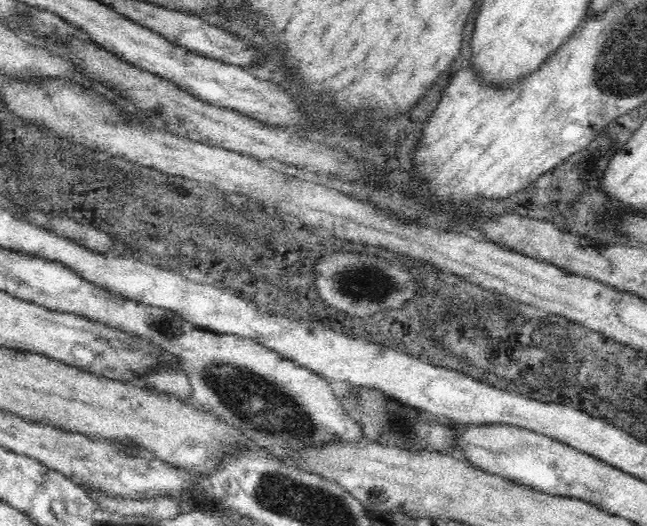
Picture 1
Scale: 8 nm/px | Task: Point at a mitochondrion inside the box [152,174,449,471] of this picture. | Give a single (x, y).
(265, 408)

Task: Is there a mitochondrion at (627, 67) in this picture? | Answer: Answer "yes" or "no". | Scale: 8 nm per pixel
yes

